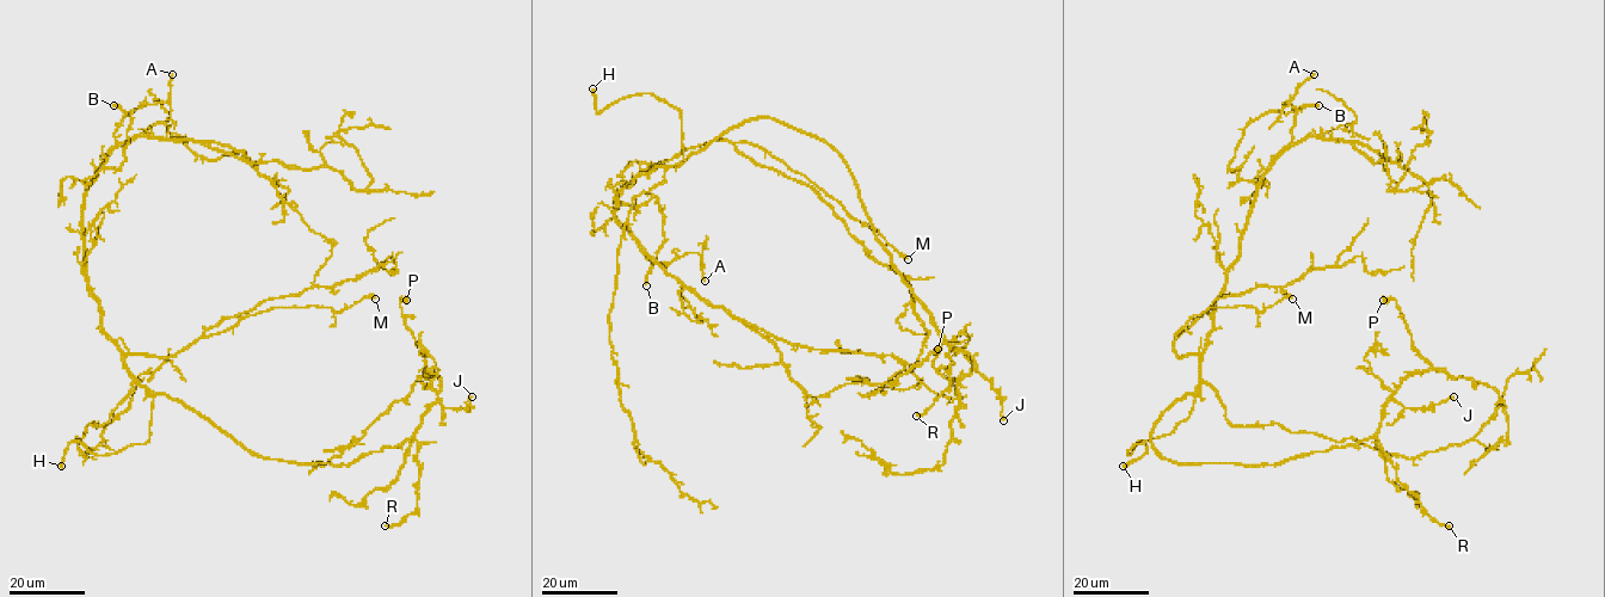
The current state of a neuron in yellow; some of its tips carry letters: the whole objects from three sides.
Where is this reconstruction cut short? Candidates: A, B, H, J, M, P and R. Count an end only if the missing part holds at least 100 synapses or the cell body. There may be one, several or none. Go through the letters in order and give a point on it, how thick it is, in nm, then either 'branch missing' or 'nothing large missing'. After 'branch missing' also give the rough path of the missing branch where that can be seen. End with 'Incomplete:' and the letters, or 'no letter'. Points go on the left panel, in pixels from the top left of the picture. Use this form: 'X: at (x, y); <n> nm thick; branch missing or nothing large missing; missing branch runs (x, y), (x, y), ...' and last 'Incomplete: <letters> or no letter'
A: at (172, 74); 200 nm thick; nothing large missing
B: at (114, 105); 140 nm thick; nothing large missing
H: at (61, 466); 440 nm thick; branch missing
J: at (472, 397); 440 nm thick; nothing large missing
M: at (375, 299); 220 nm thick; nothing large missing
P: at (406, 300); 400 nm thick; nothing large missing
R: at (385, 525); 300 nm thick; nothing large missing
Incomplete: H

